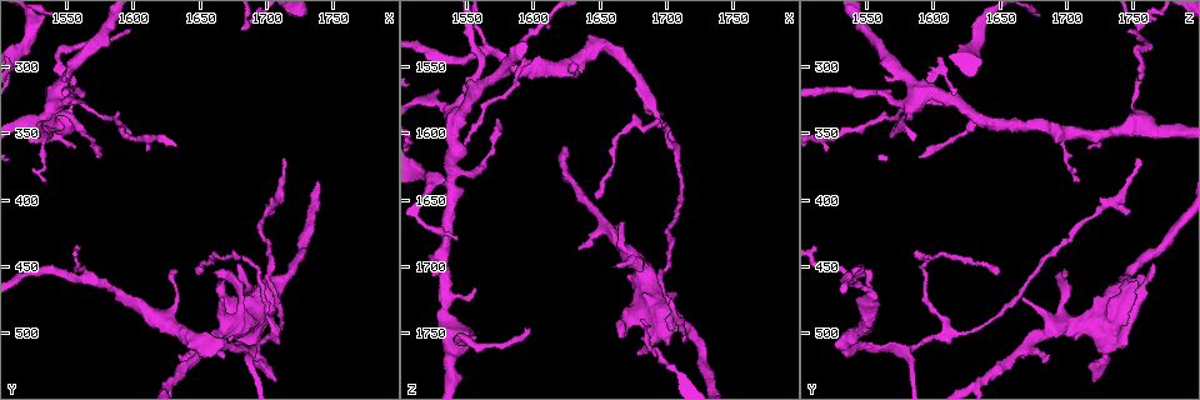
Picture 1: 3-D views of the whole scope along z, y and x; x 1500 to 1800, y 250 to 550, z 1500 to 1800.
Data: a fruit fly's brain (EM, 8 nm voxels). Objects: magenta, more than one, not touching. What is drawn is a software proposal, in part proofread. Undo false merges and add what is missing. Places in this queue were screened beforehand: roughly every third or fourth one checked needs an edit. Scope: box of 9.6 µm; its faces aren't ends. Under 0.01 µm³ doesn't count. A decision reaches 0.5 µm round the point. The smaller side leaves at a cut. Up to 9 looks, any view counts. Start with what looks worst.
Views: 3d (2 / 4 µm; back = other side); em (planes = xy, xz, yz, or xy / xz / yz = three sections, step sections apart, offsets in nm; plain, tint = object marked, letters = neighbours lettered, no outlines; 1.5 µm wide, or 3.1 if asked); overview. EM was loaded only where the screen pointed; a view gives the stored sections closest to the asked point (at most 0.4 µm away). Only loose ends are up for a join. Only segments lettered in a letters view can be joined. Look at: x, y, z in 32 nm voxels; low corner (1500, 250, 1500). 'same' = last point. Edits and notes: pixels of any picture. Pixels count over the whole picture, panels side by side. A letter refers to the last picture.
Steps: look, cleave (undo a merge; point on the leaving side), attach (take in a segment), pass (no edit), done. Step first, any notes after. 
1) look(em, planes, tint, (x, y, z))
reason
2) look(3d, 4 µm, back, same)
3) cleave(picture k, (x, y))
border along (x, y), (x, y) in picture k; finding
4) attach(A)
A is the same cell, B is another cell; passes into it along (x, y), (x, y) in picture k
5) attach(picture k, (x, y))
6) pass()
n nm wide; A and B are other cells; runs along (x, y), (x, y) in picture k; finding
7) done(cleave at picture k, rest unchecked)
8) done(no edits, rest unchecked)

look(3d, 4 µm, (1530, 352, 1566))
thin end

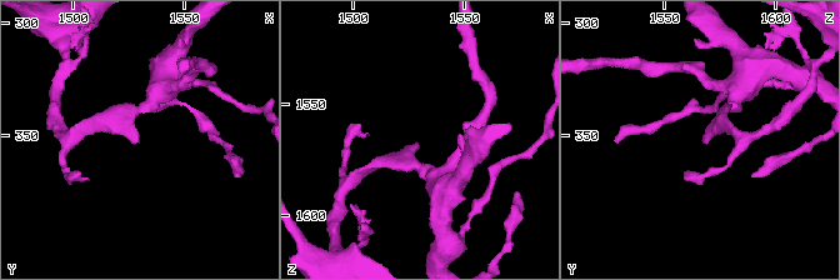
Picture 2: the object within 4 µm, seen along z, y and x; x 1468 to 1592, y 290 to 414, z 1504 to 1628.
look(em, planes, tint, (1529, 353, 1566))
arms of 200, 200 nm

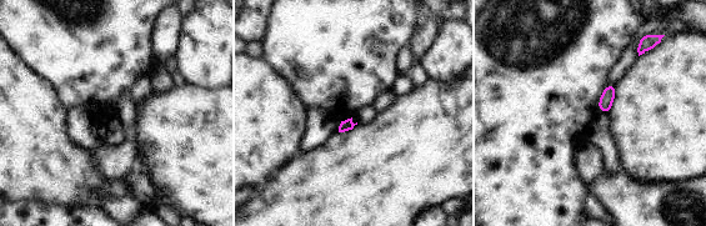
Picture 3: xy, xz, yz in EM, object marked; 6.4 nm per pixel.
look(em, planes, letters, same)
see the neighbours

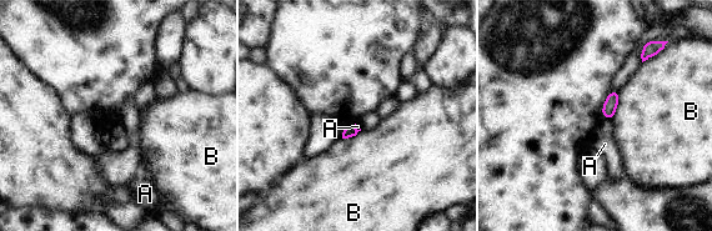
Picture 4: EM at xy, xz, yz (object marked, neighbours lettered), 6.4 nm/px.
pass()
B touches over 200 nm; A and B are other cells; border along (602, 117), (611, 121) in picture 4; no lettered segment goes on from it

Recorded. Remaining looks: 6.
look(3d, 2 µm, (1596, 274, 1748))
branch stops here

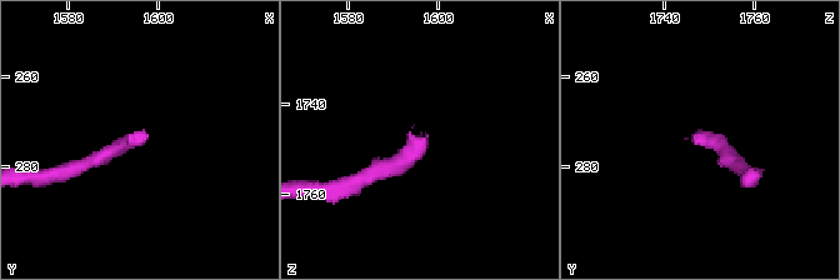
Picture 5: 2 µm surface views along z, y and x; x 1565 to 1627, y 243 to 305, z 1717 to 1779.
look(em, planes, letters, (1598, 274, 1748))

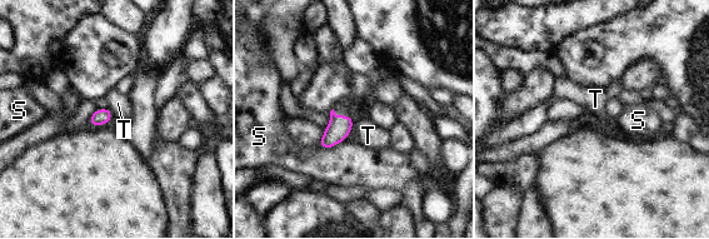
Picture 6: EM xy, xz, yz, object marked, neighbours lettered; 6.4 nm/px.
pass()
110 nm wide; S and T are other cells; border along (108, 106), (114, 116) in picture 6; none of them fits

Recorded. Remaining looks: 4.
look(em, xy, step 8, tint, (1702, 504, 1604))
abrupt turn

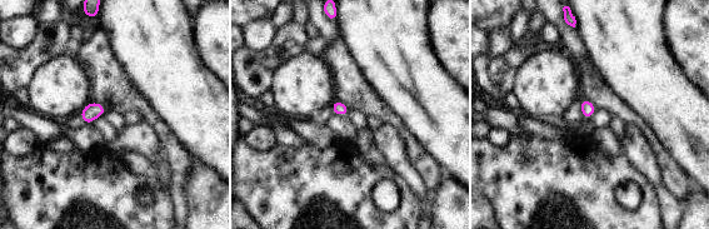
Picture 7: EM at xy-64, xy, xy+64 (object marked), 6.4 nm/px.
look(em, planes, tint, same)
cut it another way

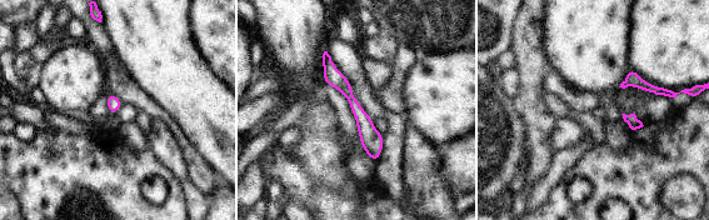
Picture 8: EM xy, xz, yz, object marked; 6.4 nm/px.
look(em, planes, letters, same)

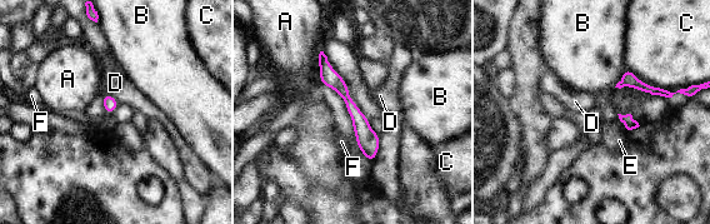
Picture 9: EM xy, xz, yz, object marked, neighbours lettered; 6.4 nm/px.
pass()
A, B, C, D, E and F are other cells; border along (320, 51), (319, 80) in picture 9; continuous, no second cell

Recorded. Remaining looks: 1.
done(no edits, rest unchecked)

